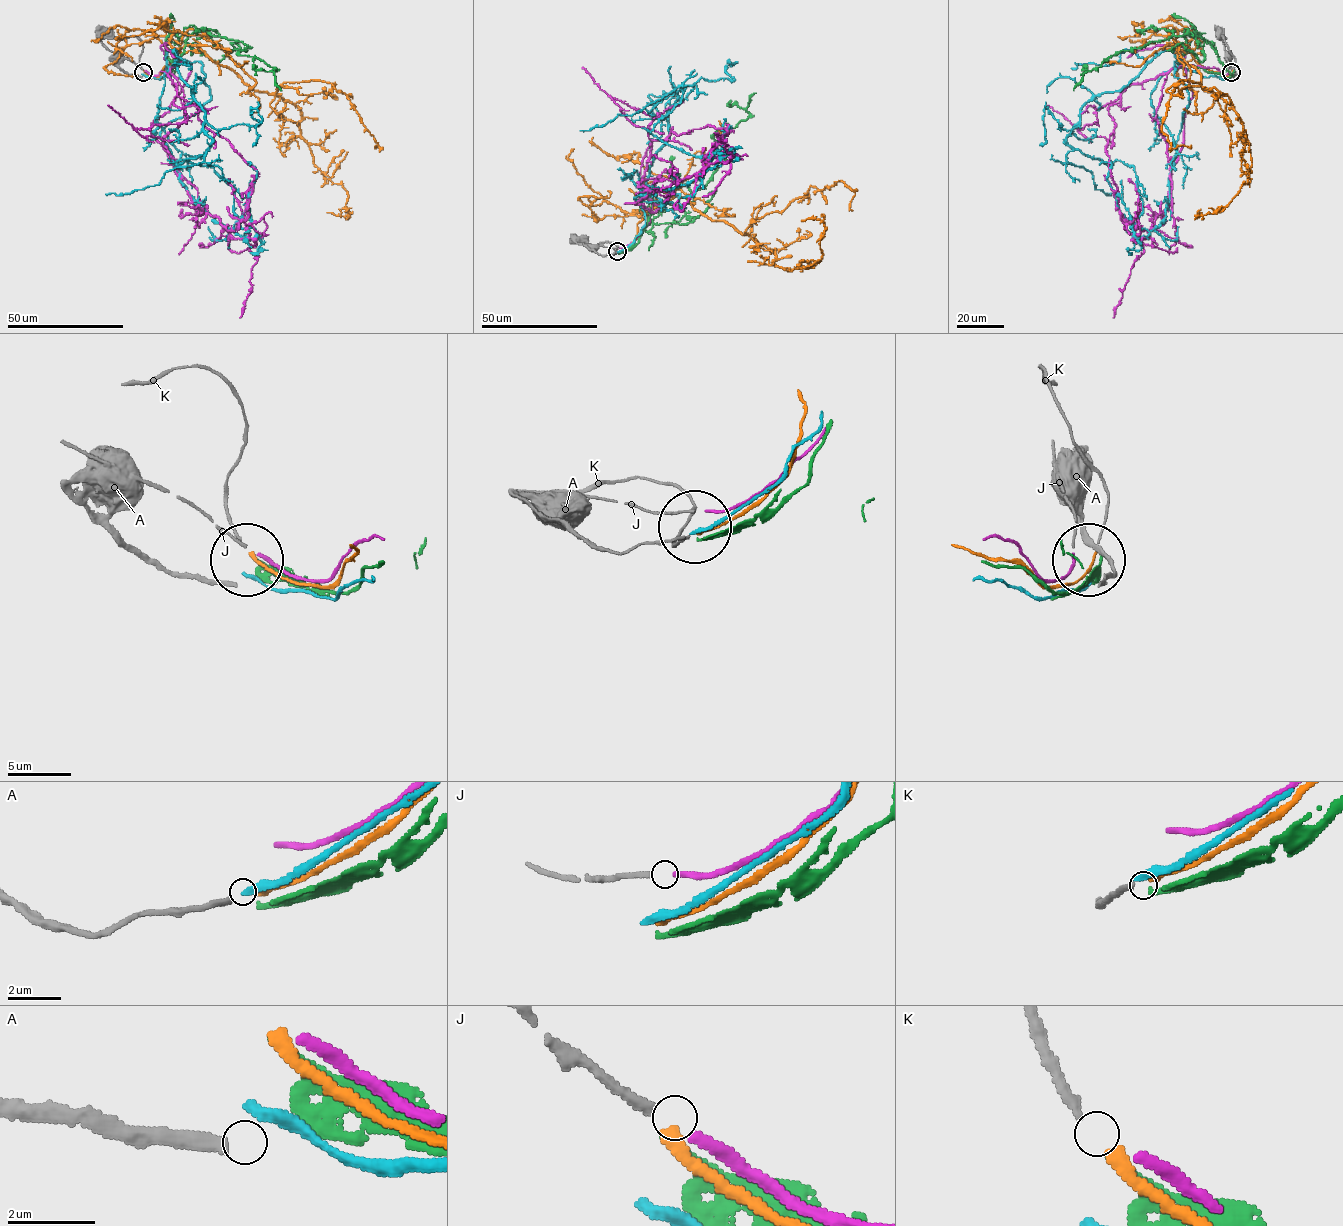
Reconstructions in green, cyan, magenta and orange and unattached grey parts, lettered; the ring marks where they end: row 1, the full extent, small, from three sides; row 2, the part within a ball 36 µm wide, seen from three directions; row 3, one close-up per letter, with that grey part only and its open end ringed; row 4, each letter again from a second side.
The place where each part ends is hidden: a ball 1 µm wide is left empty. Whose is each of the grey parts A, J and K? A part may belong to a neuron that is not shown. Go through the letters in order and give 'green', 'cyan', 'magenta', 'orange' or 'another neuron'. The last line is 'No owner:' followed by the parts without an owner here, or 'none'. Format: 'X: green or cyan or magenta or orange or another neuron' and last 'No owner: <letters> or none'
A: another neuron
J: magenta
K: orange
No owner: A

